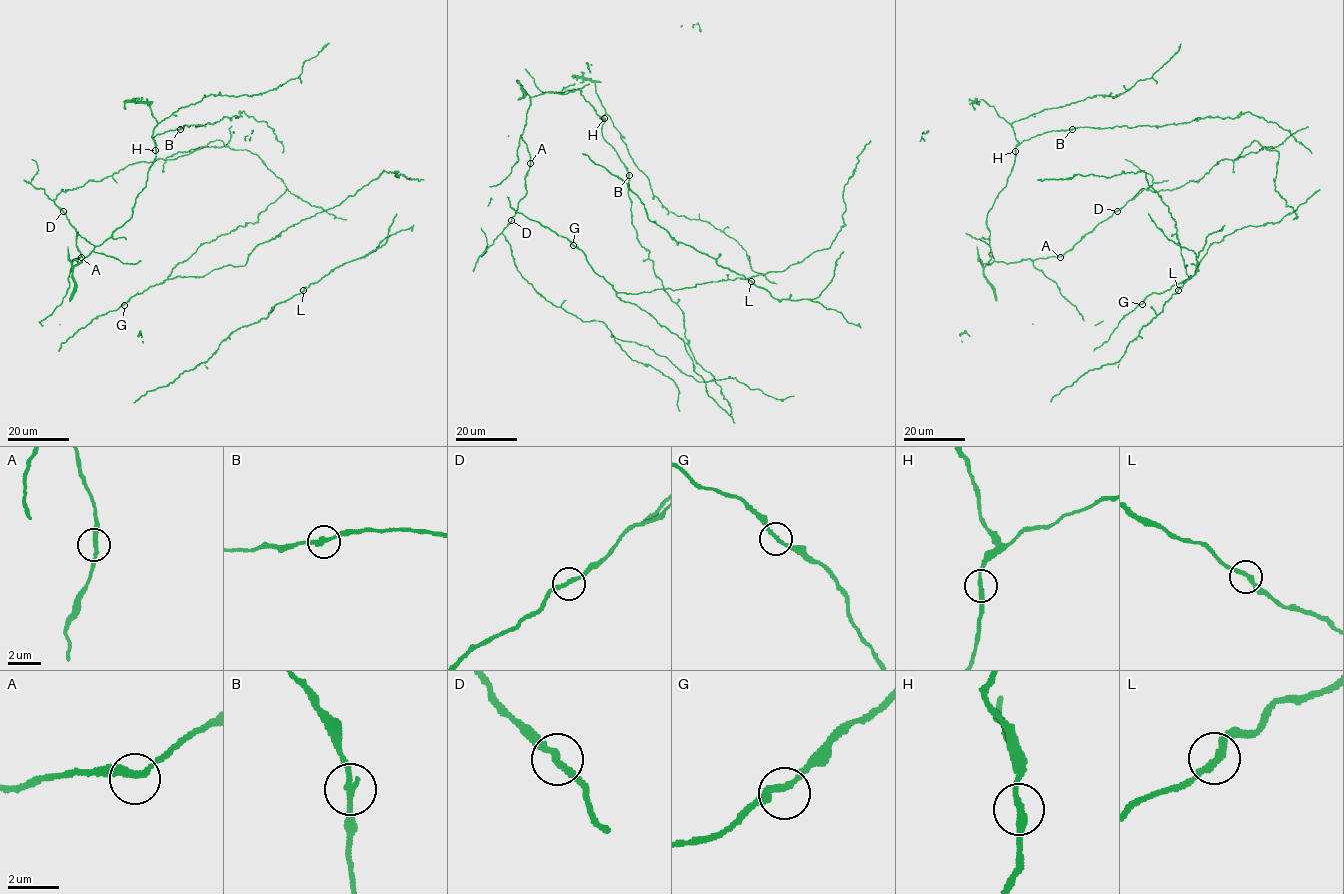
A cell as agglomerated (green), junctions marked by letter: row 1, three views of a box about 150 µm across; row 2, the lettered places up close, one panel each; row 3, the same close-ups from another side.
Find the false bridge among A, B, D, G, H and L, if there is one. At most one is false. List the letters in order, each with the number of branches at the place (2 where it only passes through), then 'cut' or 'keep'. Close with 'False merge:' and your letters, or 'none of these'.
A: 2 branches meet; keep
B: 2 branches meet; keep
D: 2 branches meet; keep
G: 2 branches meet; keep
H: 2 branches meet; keep
L: 2 branches meet; keep
False merge: none of these

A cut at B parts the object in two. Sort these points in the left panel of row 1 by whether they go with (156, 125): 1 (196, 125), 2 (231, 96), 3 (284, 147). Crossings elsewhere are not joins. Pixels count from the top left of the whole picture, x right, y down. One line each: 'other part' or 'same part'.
1: other part
2: same part
3: other part

